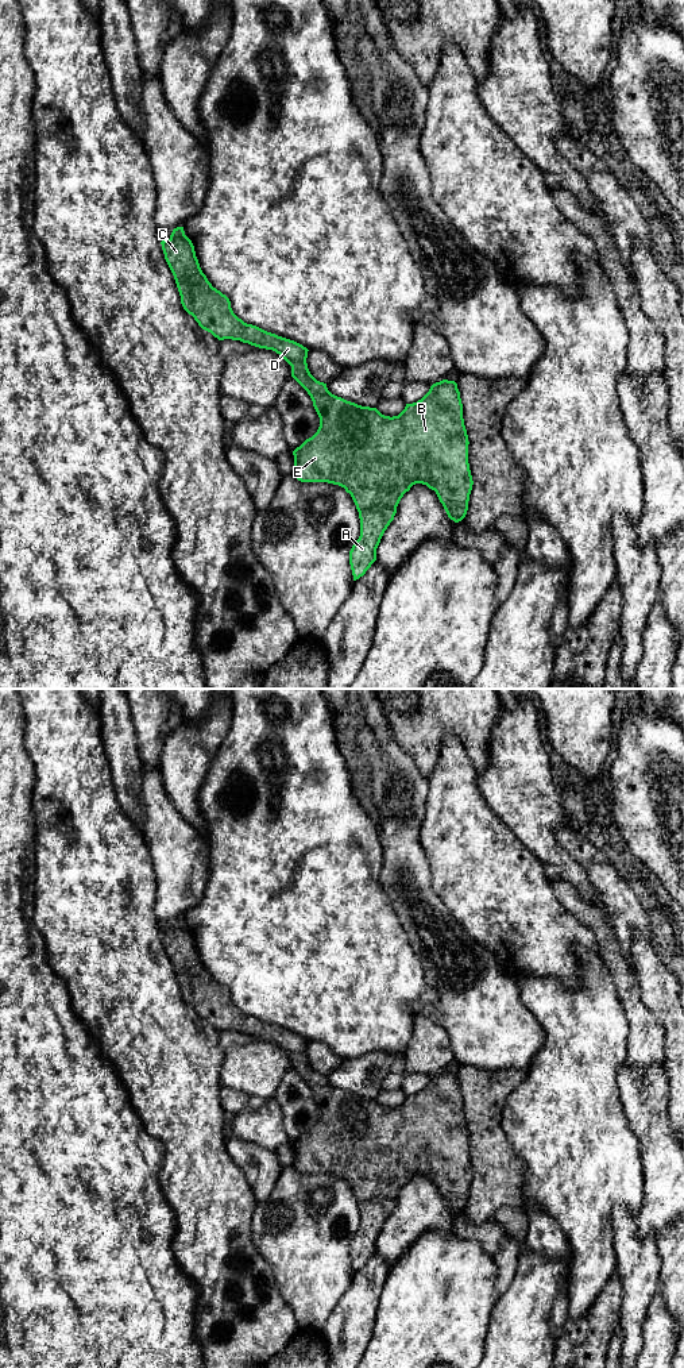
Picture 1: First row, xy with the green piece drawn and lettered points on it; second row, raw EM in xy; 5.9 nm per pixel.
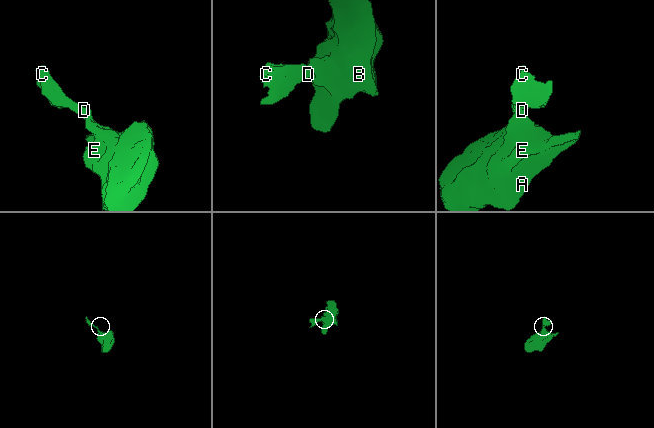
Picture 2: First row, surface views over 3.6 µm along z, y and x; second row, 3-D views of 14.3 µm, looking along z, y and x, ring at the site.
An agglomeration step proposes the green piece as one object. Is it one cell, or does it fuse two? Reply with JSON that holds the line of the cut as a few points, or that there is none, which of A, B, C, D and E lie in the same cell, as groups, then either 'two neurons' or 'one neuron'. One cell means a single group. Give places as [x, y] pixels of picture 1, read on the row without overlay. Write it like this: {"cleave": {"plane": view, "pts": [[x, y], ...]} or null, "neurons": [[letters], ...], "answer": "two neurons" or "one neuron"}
{"cleave": null, "neurons": [["A", "B", "C", "D", "E"]], "answer": "one neuron"}

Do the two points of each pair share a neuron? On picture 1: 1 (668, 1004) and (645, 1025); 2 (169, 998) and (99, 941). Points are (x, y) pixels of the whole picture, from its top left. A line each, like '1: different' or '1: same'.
1: different
2: same

